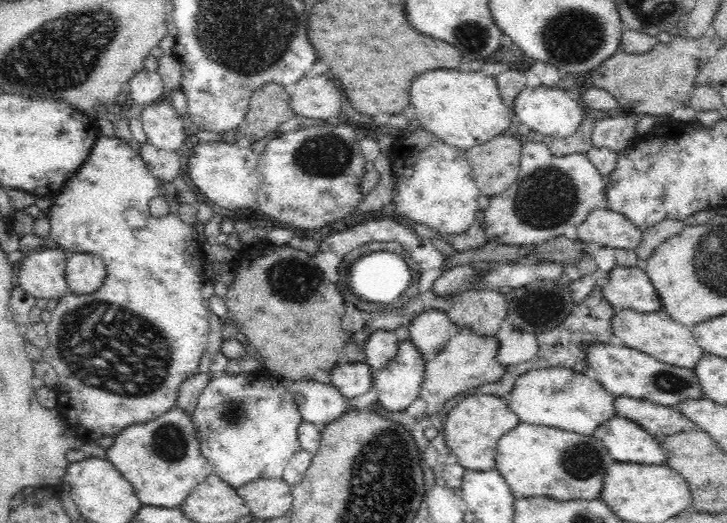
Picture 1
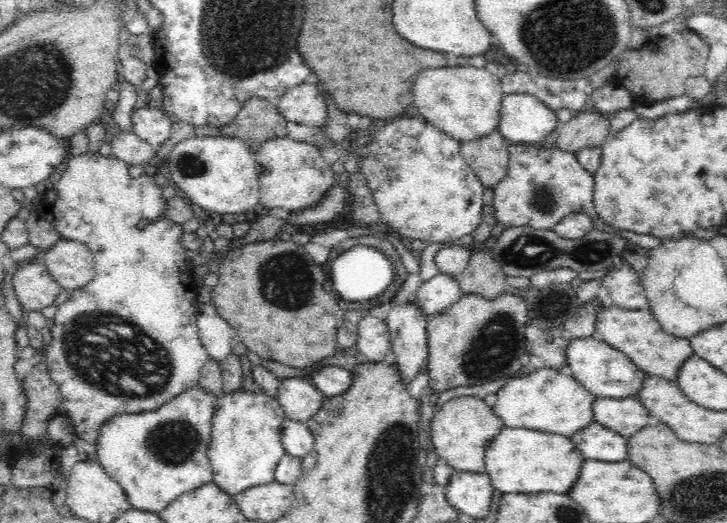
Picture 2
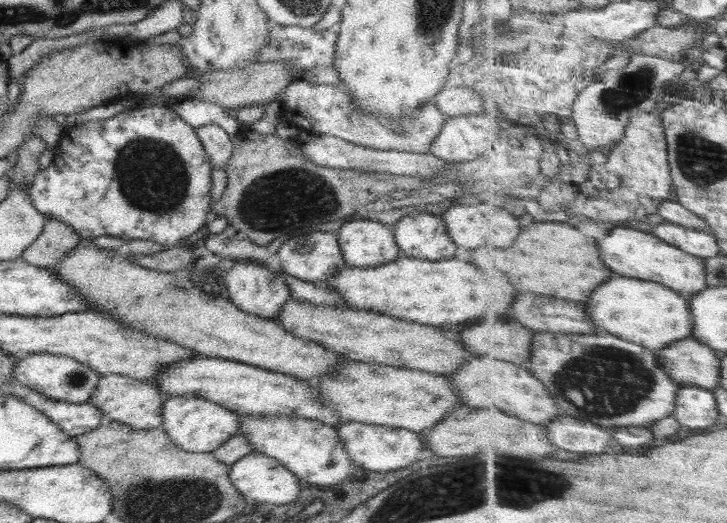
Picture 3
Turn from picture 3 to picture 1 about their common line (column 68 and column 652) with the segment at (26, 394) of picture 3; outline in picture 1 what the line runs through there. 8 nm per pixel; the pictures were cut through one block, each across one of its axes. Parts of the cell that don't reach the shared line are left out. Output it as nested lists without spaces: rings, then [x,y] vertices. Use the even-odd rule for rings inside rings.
[[[630,396],[617,397],[614,406],[616,416],[638,423],[656,438],[698,429],[694,422],[683,416],[675,407]]]

